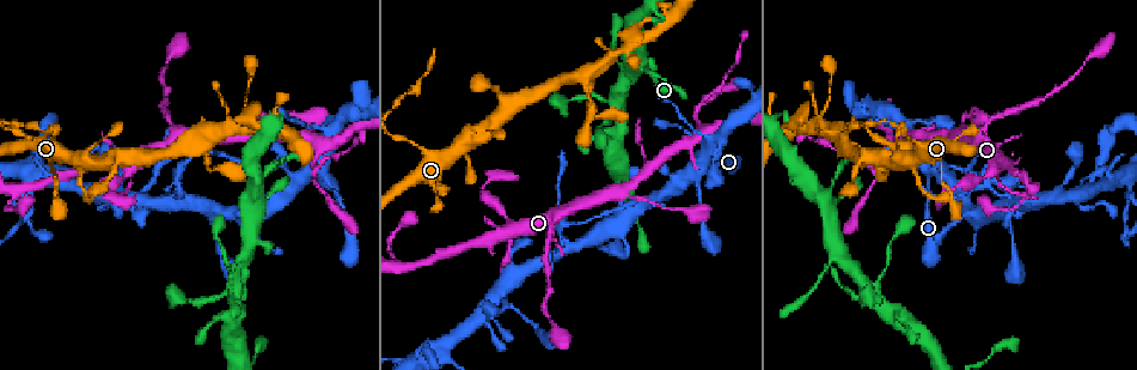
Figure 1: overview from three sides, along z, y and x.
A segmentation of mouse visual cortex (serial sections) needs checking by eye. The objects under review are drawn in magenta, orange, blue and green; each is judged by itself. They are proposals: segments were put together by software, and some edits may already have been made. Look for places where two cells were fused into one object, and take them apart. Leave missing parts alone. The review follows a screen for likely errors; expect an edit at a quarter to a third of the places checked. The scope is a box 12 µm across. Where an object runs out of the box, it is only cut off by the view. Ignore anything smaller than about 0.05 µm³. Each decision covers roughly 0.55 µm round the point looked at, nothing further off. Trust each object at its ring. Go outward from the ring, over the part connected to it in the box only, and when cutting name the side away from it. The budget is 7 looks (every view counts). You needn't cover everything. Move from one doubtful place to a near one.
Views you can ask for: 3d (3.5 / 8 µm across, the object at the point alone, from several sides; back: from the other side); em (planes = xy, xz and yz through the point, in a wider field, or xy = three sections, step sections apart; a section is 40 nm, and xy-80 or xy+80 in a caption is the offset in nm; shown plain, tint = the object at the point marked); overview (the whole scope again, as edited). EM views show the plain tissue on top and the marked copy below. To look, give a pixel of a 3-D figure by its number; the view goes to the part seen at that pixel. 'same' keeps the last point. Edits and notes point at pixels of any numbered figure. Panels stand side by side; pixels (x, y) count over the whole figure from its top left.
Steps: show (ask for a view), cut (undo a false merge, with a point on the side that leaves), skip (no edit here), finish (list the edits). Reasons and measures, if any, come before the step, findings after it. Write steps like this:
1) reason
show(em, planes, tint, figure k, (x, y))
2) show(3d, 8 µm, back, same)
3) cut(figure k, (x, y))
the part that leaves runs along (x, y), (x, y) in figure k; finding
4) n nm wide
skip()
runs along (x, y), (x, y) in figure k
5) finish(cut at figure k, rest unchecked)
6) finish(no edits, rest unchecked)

thick turns thin
show(3d, 3.5 µm, figure 1, (628, 56))

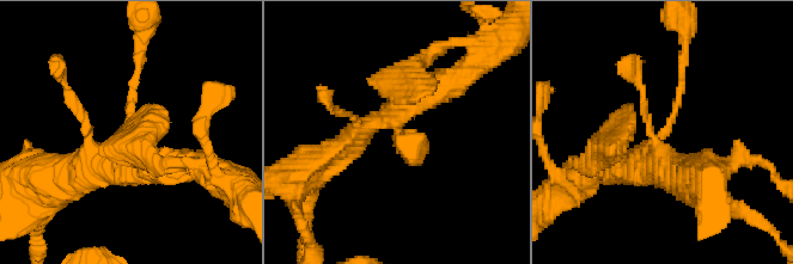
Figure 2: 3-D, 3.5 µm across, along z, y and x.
arms of 100, 300 nm; now the EM
show(em, xy, step 2, tint, figure 2, (667, 126))

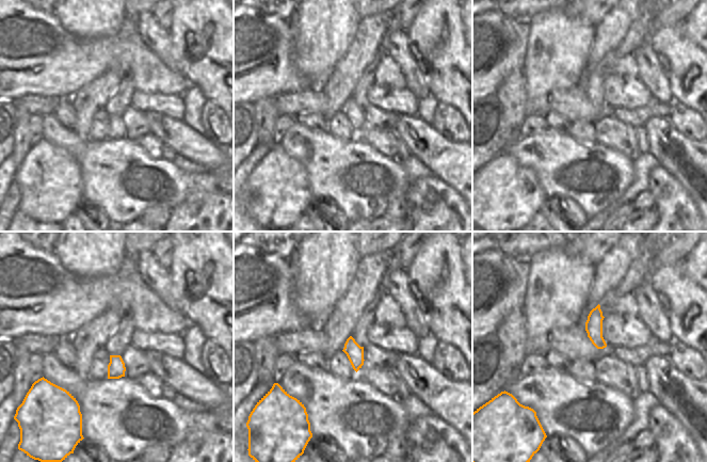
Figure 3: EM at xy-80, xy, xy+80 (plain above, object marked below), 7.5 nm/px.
skip()
runs along (86, 173), (130, 136), (141, 53) in figure 2; all the same cell

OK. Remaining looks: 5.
four or more arms meet
show(3d, 3.5 µm, back, figure 1, (641, 62))

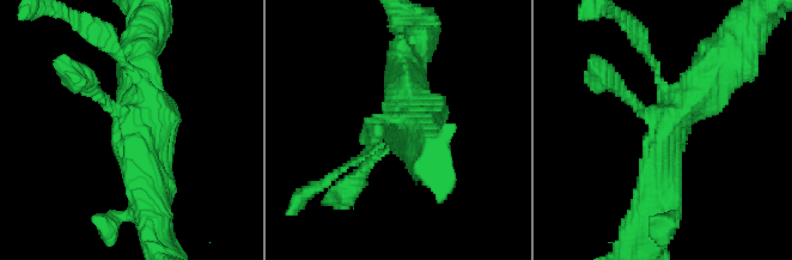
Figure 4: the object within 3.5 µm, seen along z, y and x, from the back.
shape alone is not enough
show(em, xy, step 2, tint, figure 4, (663, 128))

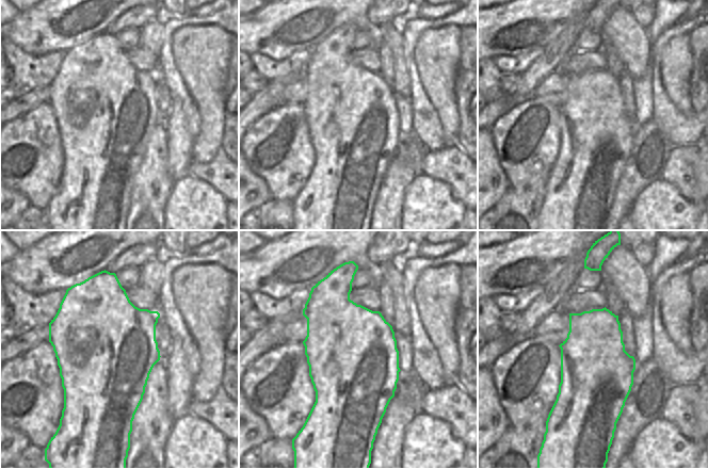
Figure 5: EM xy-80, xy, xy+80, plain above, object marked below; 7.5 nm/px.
skip()
runs along (90, 85), (127, 110), (148, 206) in figure 4; all the same cell

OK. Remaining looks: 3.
show(3d, 3.5 µm, figure 1, (313, 169))

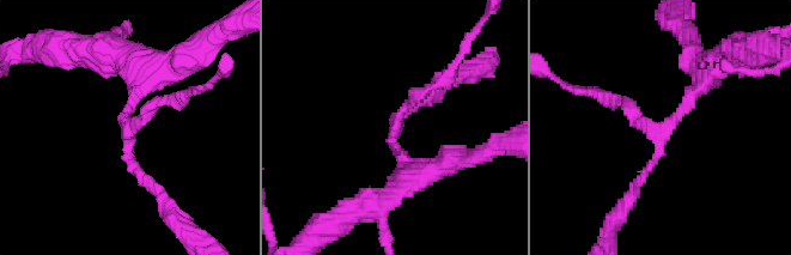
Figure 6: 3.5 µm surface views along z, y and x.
arms of 100, 150, 200 nm
skip()
runs along (711, 72), (662, 131), (632, 198) in figure 6; one cell here

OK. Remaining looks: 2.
finish(no edits, rest unchecked)

